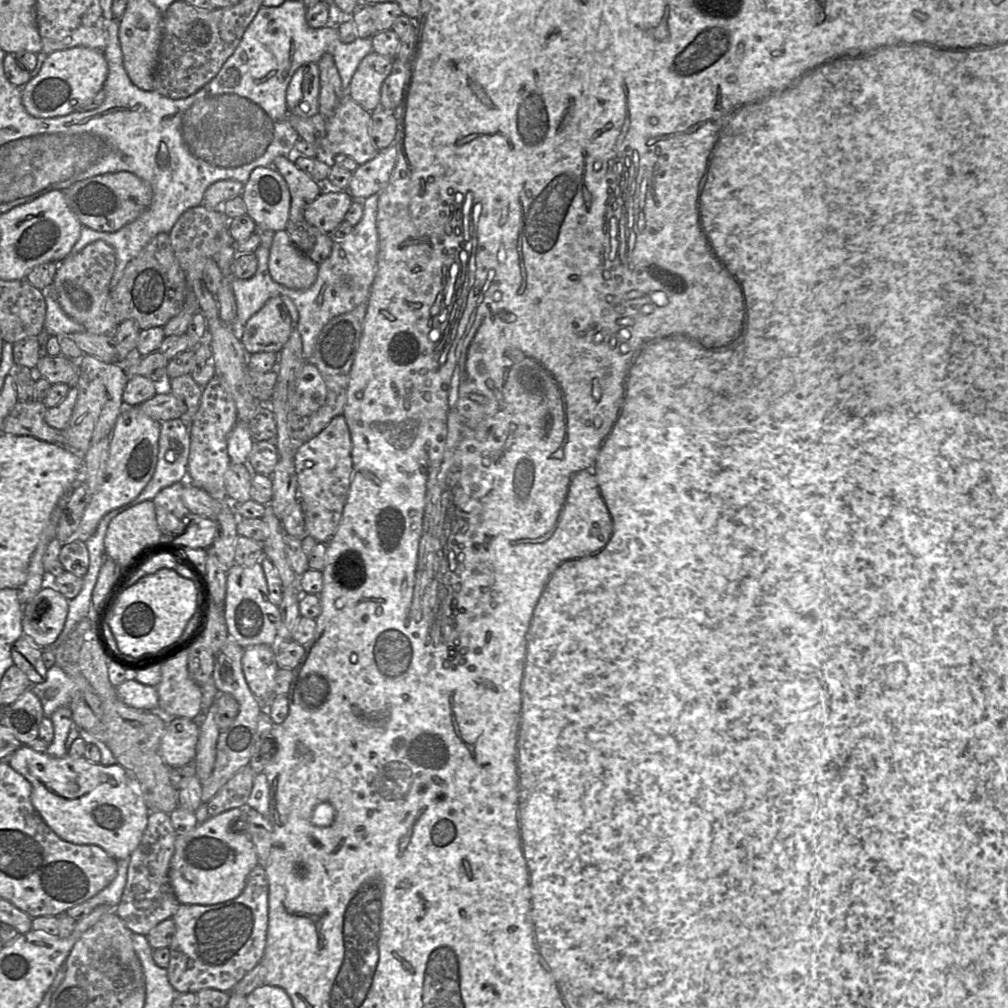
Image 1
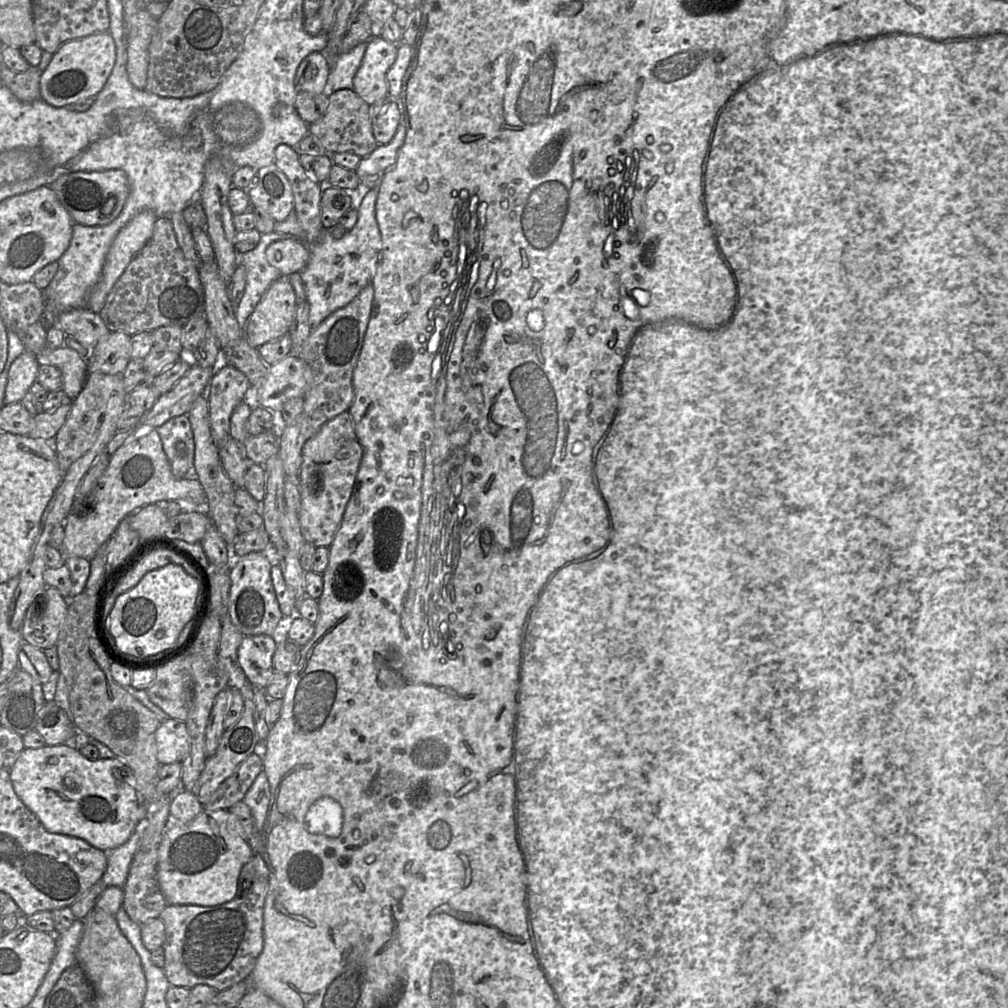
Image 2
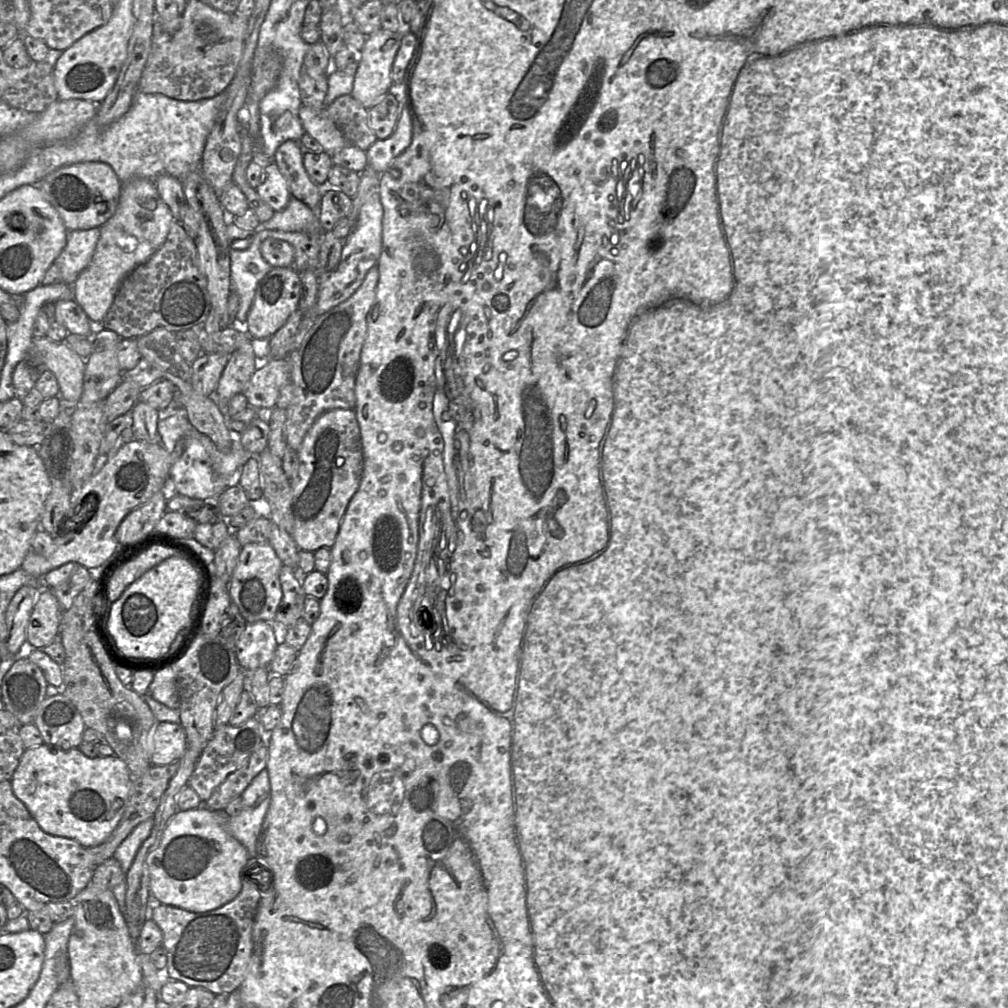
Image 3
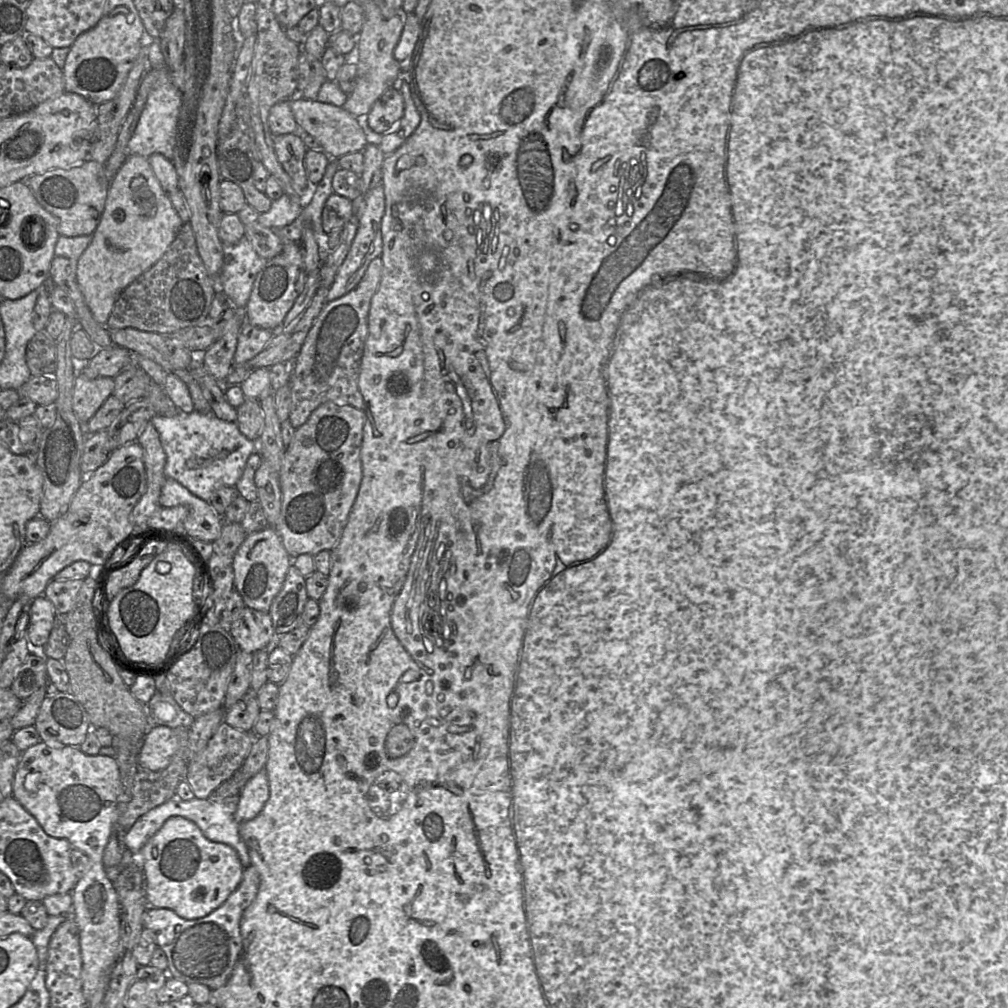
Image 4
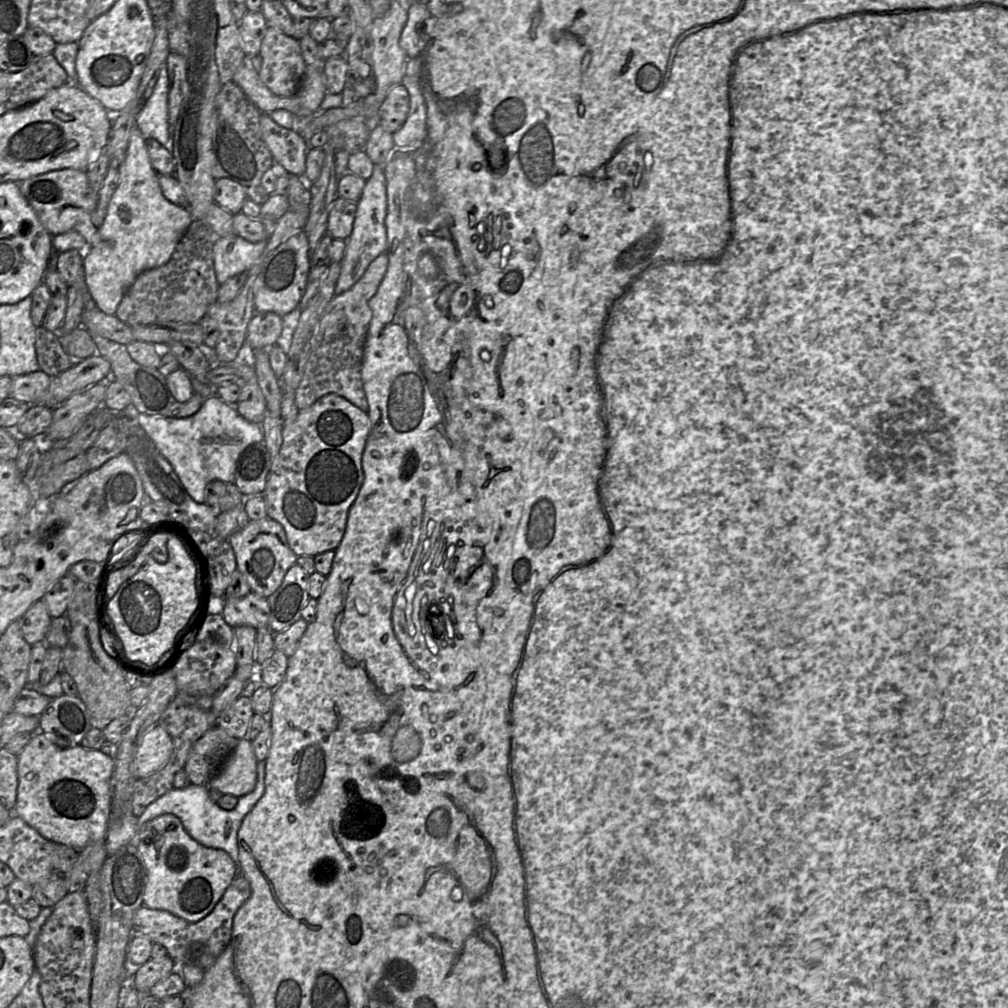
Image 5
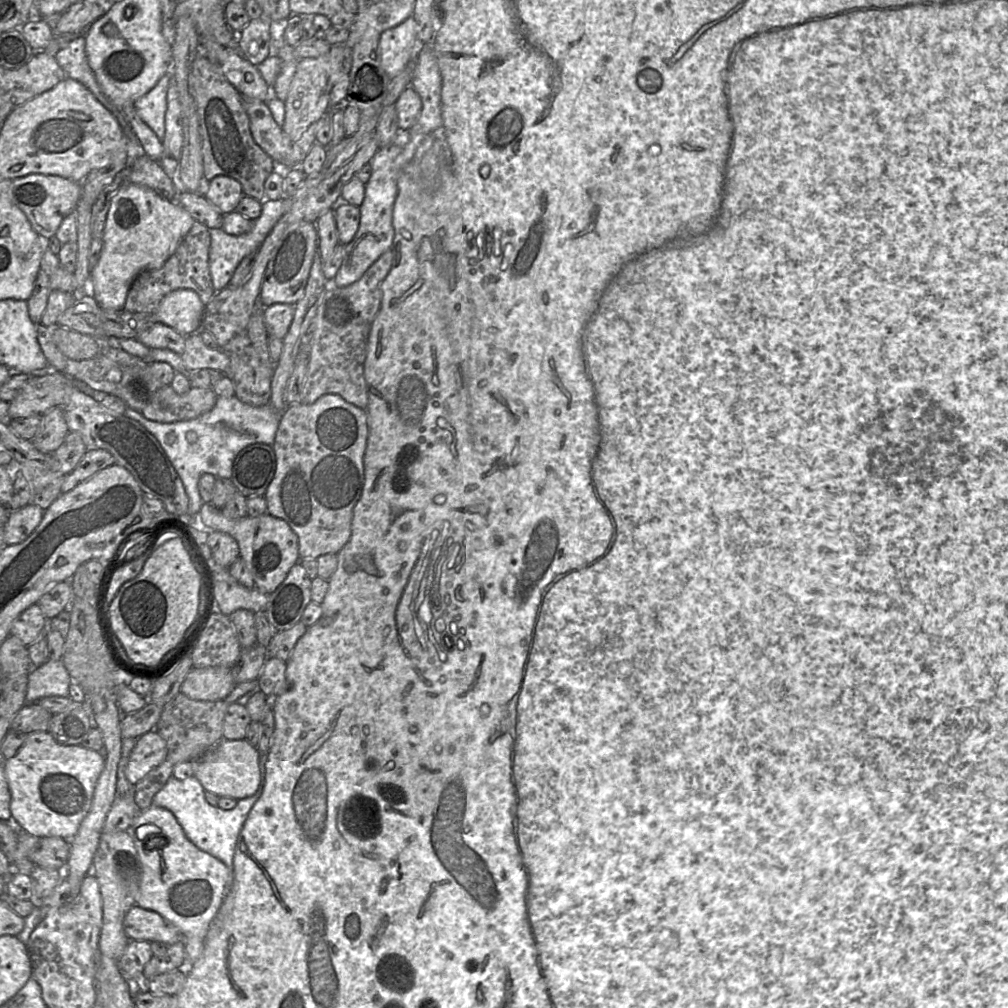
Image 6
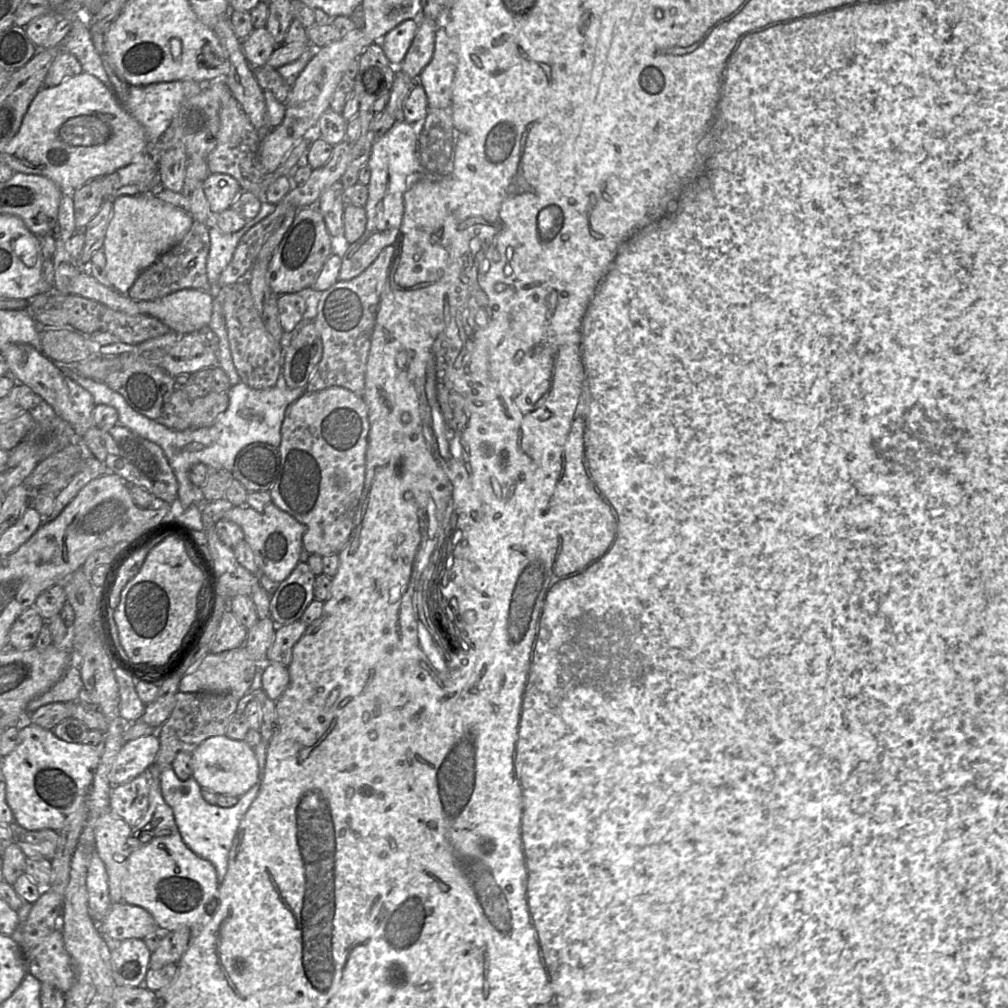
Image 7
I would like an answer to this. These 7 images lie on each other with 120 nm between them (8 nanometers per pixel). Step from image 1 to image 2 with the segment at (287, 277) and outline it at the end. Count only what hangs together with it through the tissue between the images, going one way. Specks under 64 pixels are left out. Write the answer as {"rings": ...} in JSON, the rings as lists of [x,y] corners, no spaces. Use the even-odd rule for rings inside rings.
{"rings":[[[290,238],[270,244],[266,249],[266,257],[268,262],[282,275],[290,276],[306,268],[310,253],[304,242]]]}

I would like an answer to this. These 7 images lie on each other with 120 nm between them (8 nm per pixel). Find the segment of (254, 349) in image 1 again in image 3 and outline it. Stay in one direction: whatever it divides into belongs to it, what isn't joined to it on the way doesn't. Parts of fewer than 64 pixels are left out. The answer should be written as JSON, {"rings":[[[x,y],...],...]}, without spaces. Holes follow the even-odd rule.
{"rings":[[[276,267],[272,268],[264,278],[259,282],[252,305],[247,314],[246,321],[244,323],[244,329],[250,335],[252,340],[258,341],[258,346],[266,343],[284,324],[287,322],[290,315],[298,309],[302,295],[302,286],[299,274],[291,267]]]}

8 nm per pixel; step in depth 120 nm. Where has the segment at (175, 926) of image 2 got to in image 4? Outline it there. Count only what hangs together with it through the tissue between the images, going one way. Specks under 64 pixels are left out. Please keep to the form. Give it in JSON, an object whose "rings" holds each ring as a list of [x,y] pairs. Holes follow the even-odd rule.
{"rings":[[[251,864],[244,868],[241,882],[224,903],[202,918],[184,919],[171,909],[148,906],[143,914],[143,925],[155,933],[157,946],[166,954],[168,977],[186,984],[202,984],[211,991],[224,986],[242,950],[240,923],[243,913],[255,899],[259,886],[259,872]]]}

